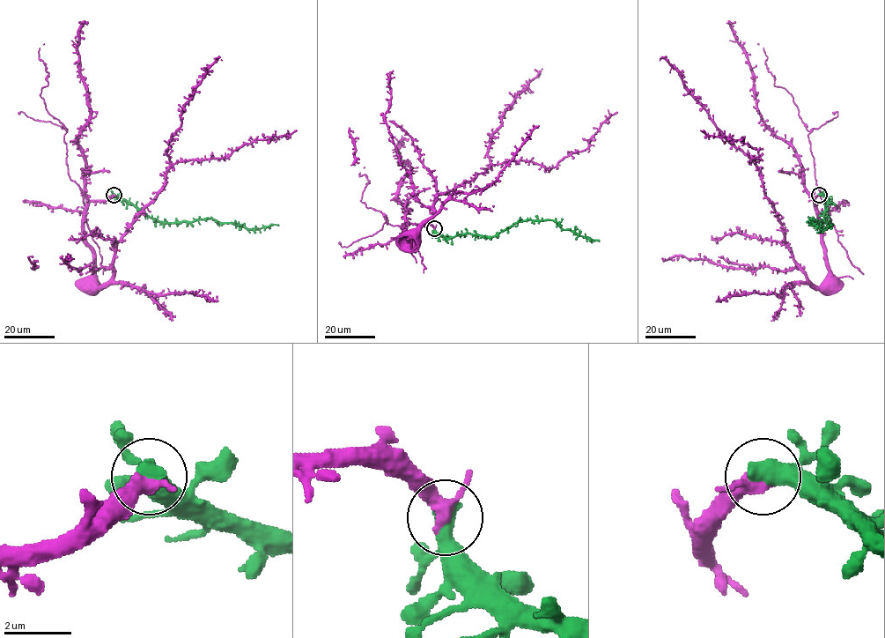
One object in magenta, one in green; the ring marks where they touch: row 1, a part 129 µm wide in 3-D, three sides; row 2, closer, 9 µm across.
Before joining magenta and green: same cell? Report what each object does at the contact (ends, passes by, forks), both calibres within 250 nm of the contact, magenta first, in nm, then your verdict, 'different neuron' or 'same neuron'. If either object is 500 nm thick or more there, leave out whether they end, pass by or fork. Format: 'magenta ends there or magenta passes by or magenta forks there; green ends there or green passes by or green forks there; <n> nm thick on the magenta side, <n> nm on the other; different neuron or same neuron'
magenta passes by; green passes by; 340 nm thick on the magenta side, 440 nm on the other; same neuron

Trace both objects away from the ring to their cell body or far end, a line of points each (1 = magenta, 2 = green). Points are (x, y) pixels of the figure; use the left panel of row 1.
1: (114, 195), (106, 200), (91, 201), (86, 209), (84, 241), (92, 252), (93, 268), (91, 288), (86, 290)
2: (114, 195), (151, 218), (166, 223), (214, 218), (251, 229), (278, 225)

